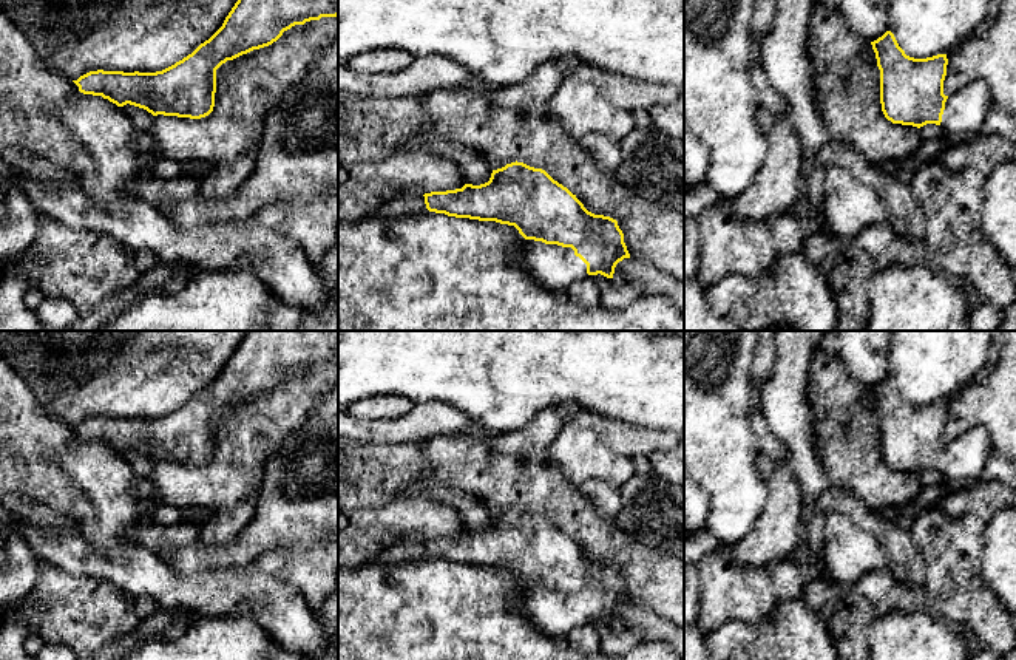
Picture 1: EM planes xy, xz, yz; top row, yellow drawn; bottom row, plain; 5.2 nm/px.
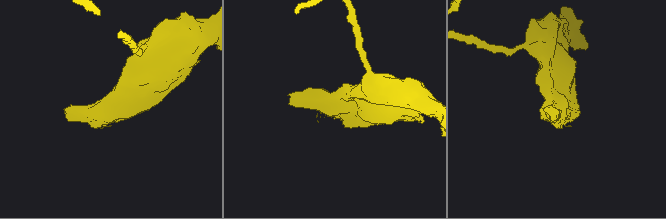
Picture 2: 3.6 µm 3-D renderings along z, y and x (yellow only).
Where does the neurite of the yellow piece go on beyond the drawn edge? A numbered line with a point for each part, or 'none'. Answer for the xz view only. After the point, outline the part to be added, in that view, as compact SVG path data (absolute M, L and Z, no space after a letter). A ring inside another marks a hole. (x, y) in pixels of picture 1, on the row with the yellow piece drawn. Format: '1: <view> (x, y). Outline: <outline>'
1: xz (555, 266). Outline: M527 240L523 267L540 284L553 292L567 291L574 281L591 278L587 264L571 247Z

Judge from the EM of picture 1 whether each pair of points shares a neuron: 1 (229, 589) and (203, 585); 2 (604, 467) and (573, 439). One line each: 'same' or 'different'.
1: same
2: same

